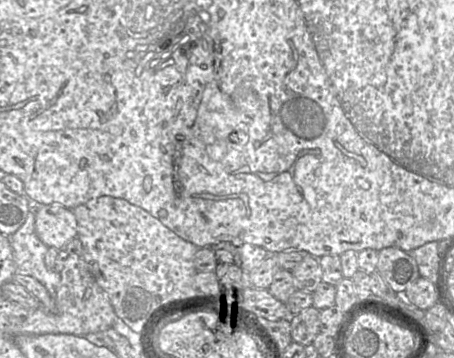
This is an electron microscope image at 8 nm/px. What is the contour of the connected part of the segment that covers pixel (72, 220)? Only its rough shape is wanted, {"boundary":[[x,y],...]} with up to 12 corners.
{"boundary":[[35,208],[35,232],[50,248],[77,237],[72,209]]}

